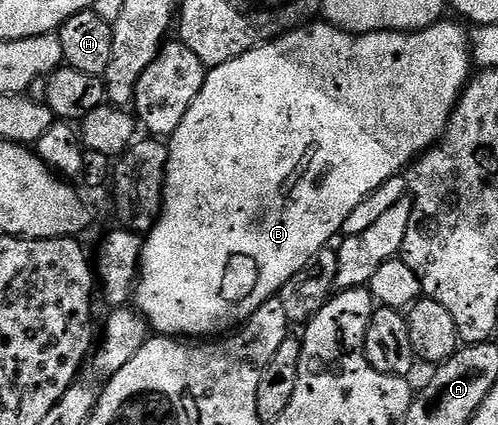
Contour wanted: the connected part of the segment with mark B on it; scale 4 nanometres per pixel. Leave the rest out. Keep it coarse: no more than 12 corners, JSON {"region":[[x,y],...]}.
{"region":[[459,24],[210,69],[133,304],[215,338],[447,131]]}

